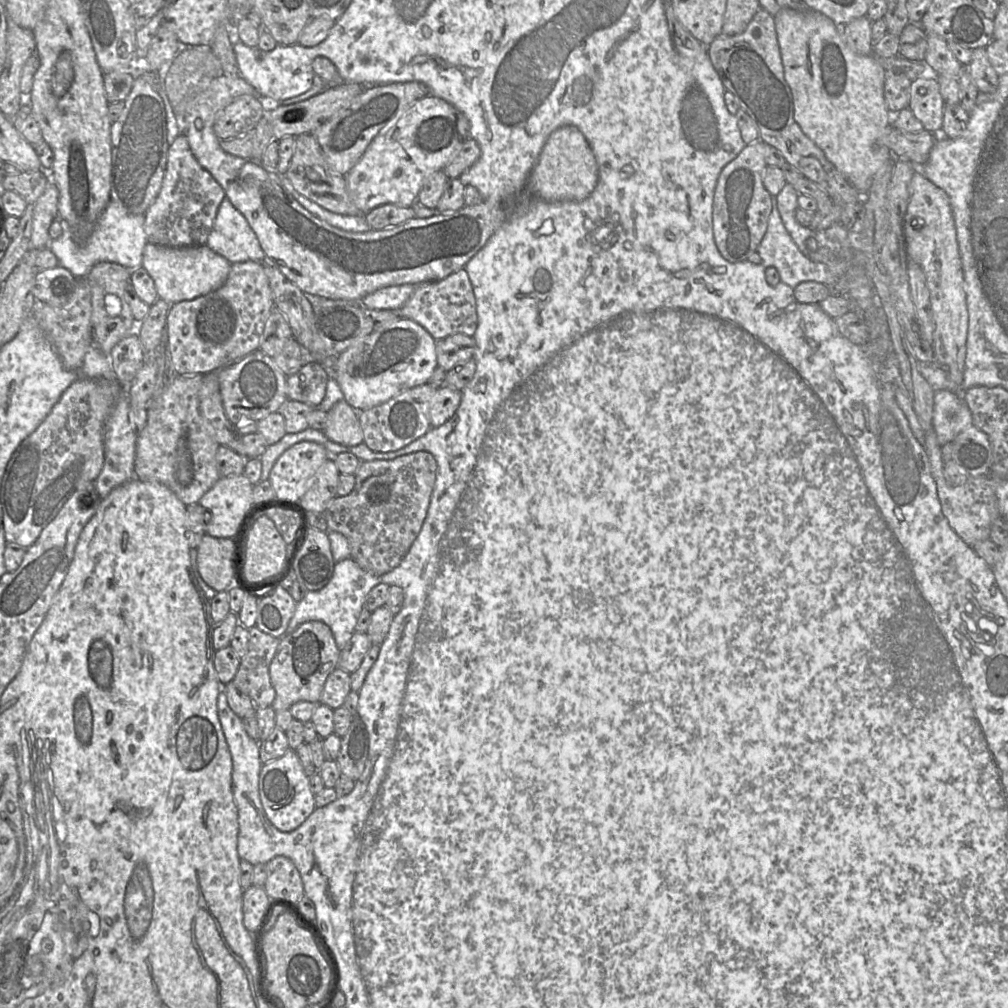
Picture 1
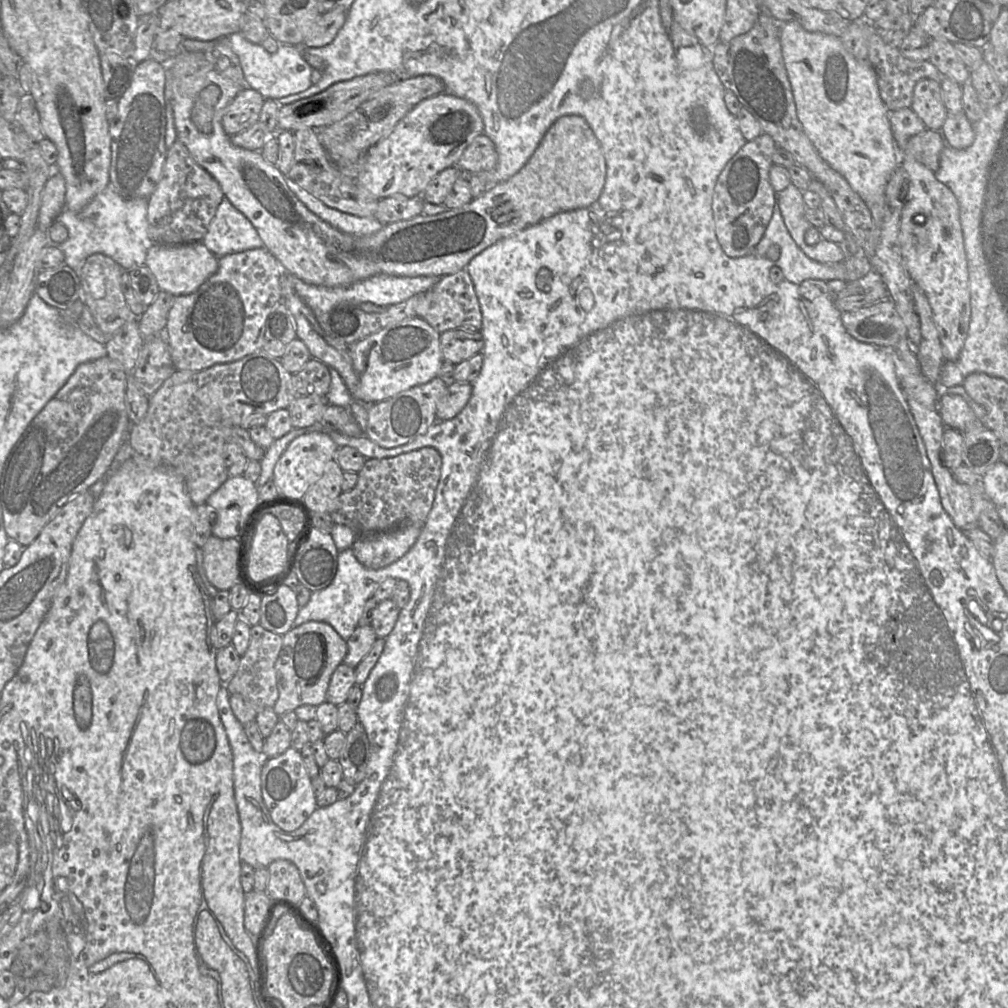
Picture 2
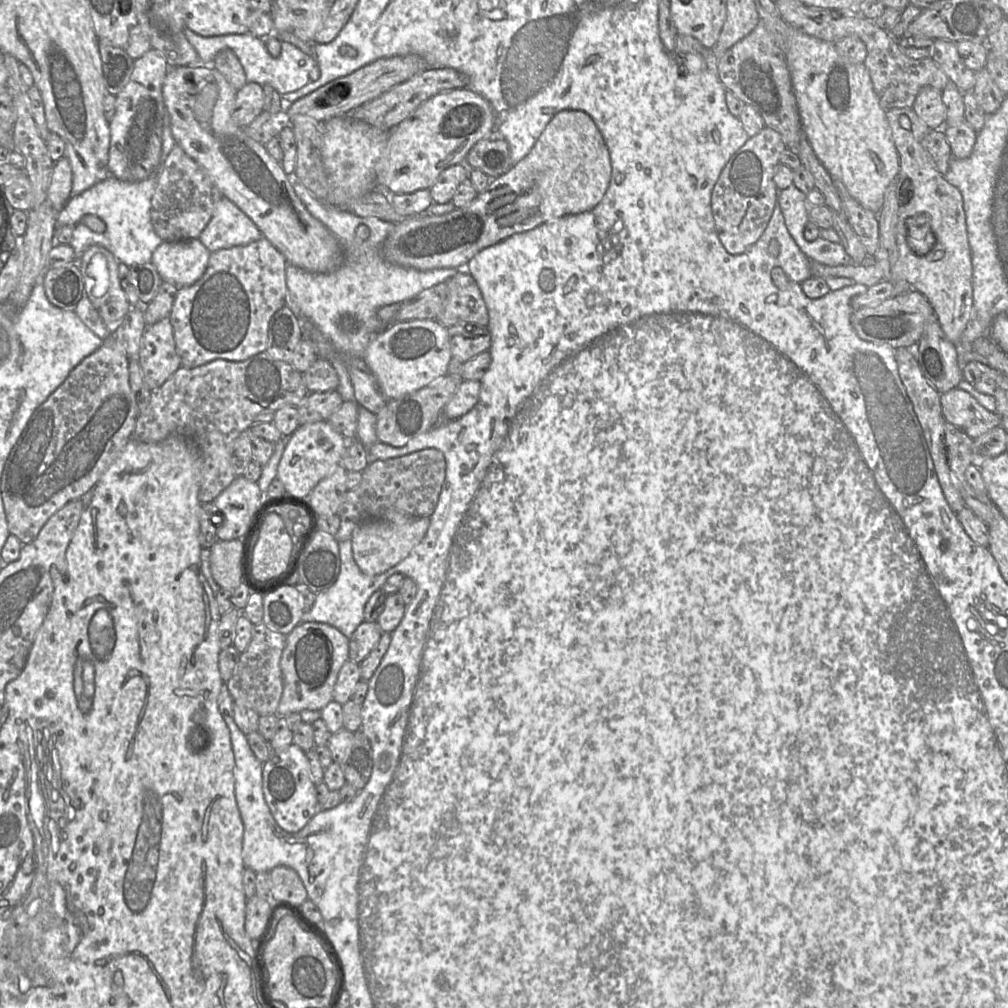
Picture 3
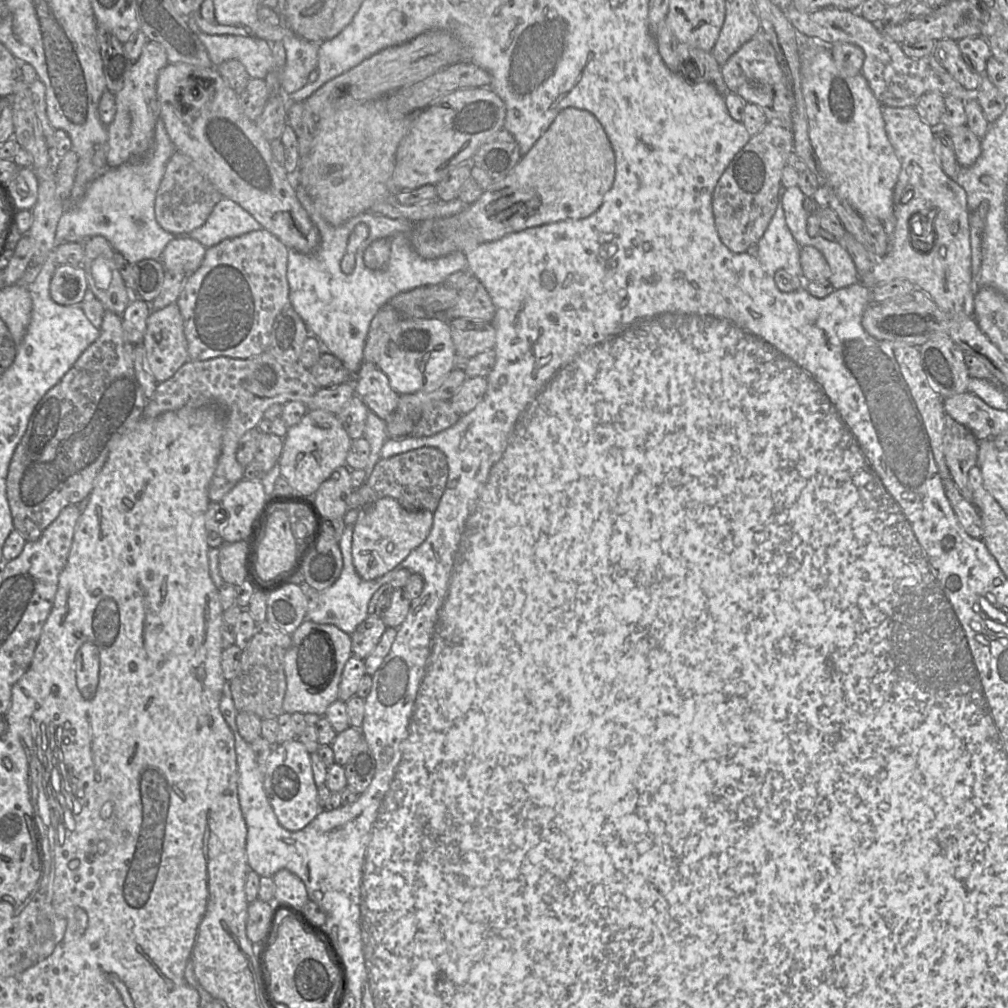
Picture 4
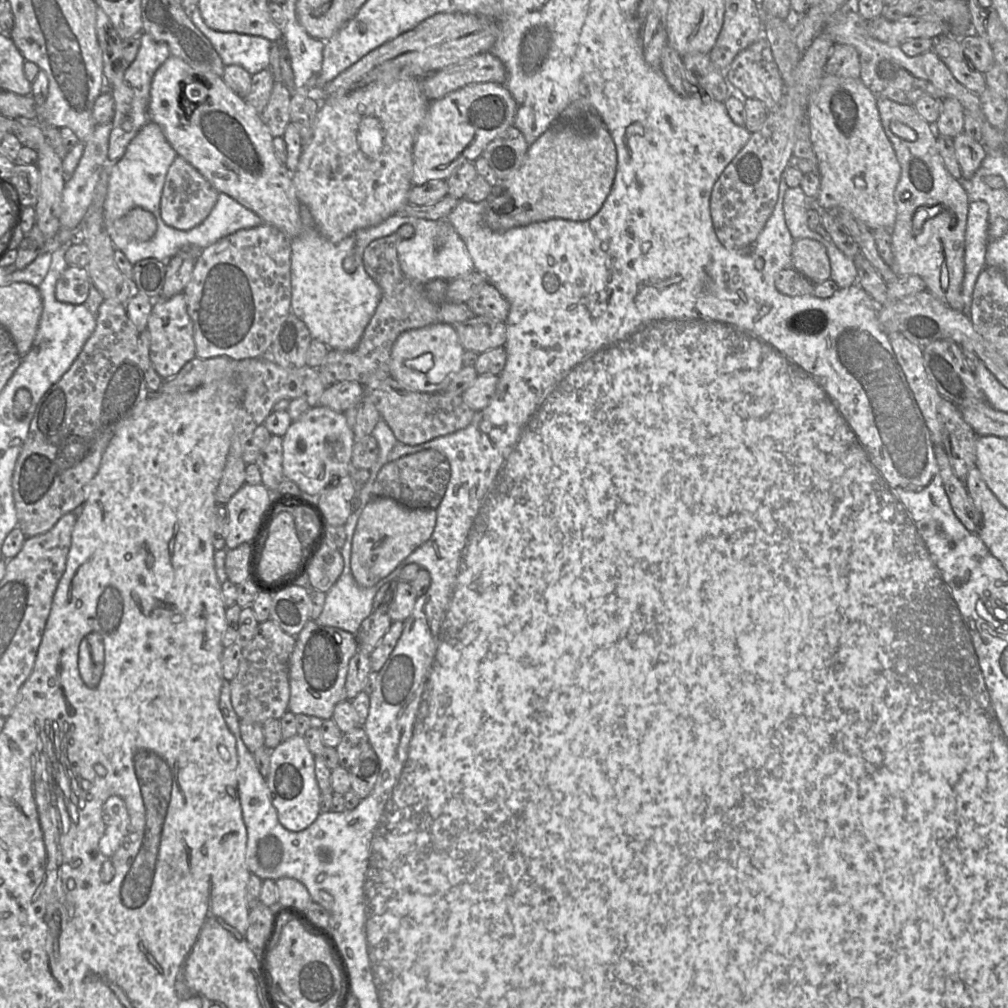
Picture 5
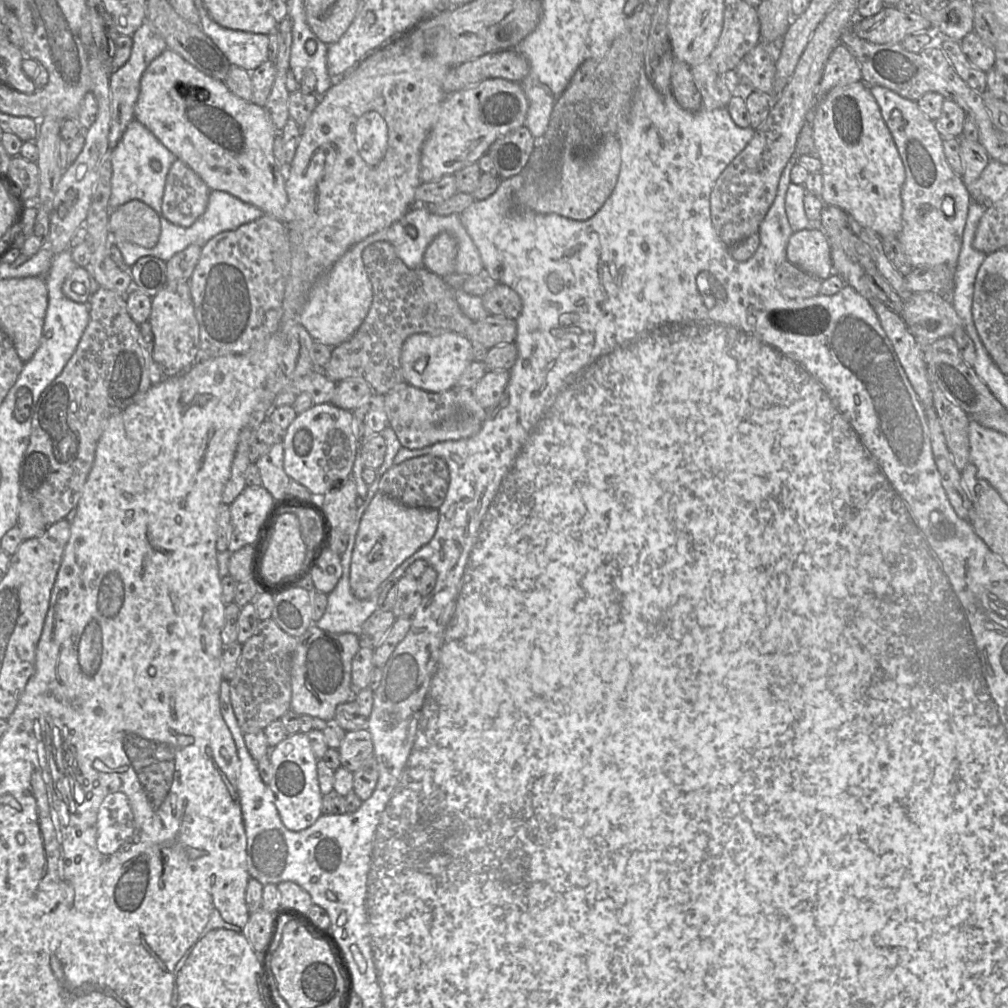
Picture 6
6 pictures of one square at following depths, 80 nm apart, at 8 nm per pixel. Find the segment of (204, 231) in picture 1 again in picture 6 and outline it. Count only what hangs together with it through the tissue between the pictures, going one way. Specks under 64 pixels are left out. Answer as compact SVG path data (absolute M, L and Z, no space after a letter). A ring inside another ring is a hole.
M176 159L166 178L163 216L175 225L191 226L205 212L210 191L197 173Z

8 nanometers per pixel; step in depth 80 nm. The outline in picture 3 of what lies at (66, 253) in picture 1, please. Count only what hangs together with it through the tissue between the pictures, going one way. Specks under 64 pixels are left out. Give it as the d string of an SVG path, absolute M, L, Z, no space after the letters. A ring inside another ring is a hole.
M157 173L140 182L124 182L113 176L93 185L77 196L70 197L57 215L56 228L69 226L73 230L70 246L77 260L93 245L110 251L129 267L151 262L152 254L163 240L156 234L151 222L151 201L157 186ZM85 215L96 215L105 223L105 231L97 233L81 223Z

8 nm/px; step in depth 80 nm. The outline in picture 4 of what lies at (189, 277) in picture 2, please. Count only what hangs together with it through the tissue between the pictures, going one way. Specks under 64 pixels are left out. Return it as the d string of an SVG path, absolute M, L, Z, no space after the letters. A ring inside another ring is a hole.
M178 236L167 244L160 261L167 270L181 270L186 275L190 275L200 267L206 250L195 239Z

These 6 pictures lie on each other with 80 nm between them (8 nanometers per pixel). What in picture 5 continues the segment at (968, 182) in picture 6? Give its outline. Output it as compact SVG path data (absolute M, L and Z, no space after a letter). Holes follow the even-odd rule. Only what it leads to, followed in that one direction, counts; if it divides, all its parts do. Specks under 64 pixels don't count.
M963 132L953 138L953 143L962 177L969 179L980 167L987 149L981 142L975 141Z

